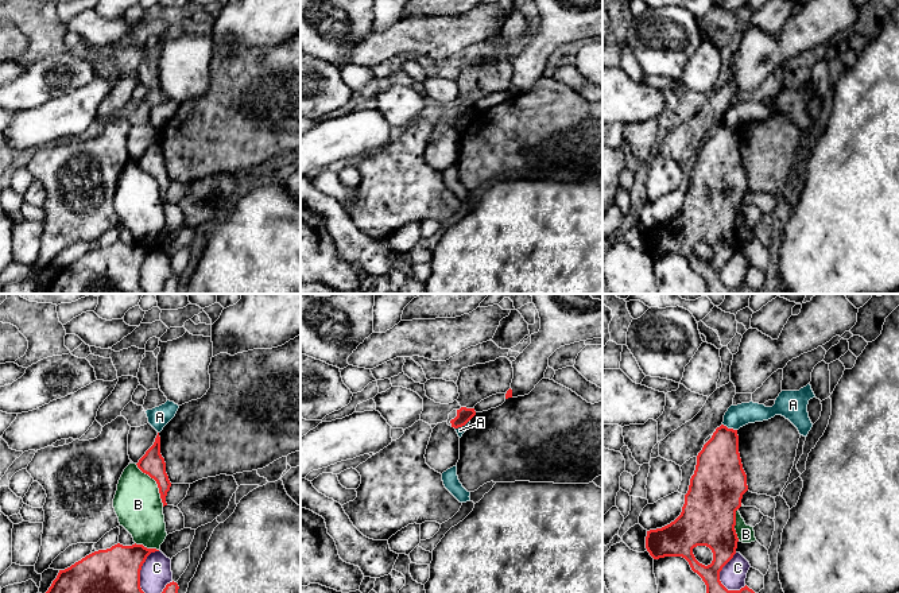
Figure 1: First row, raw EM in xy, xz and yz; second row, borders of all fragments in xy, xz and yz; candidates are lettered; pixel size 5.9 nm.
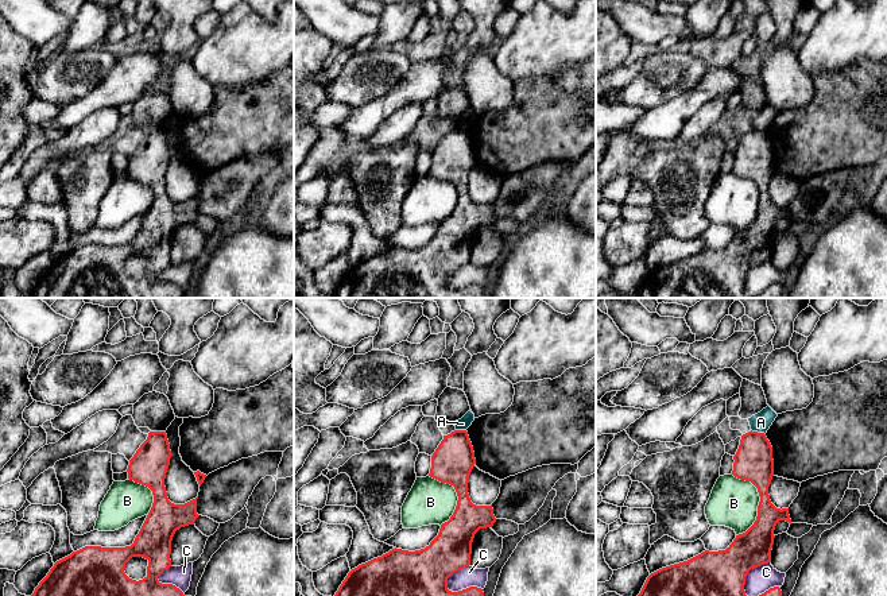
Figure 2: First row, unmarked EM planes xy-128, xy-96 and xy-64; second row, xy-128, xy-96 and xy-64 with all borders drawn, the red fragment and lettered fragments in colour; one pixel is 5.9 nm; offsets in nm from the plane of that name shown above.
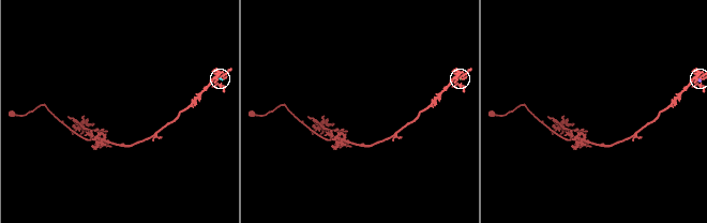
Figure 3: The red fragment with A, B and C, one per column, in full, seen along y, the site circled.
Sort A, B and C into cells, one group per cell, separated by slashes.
A / B / C

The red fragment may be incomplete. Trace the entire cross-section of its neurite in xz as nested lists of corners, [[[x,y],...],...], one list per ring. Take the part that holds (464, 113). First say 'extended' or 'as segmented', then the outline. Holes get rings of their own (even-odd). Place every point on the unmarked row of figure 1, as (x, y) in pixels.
as segmented; [[[461,105],[460,108],[457,108],[457,115],[450,119],[452,125],[458,127],[465,124],[474,113],[474,106]]]

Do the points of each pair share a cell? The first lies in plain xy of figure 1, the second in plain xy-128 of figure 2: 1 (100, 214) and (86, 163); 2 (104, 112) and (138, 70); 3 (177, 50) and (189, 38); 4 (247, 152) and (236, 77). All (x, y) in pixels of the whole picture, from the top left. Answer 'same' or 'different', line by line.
1: same
2: different
3: different
4: different

